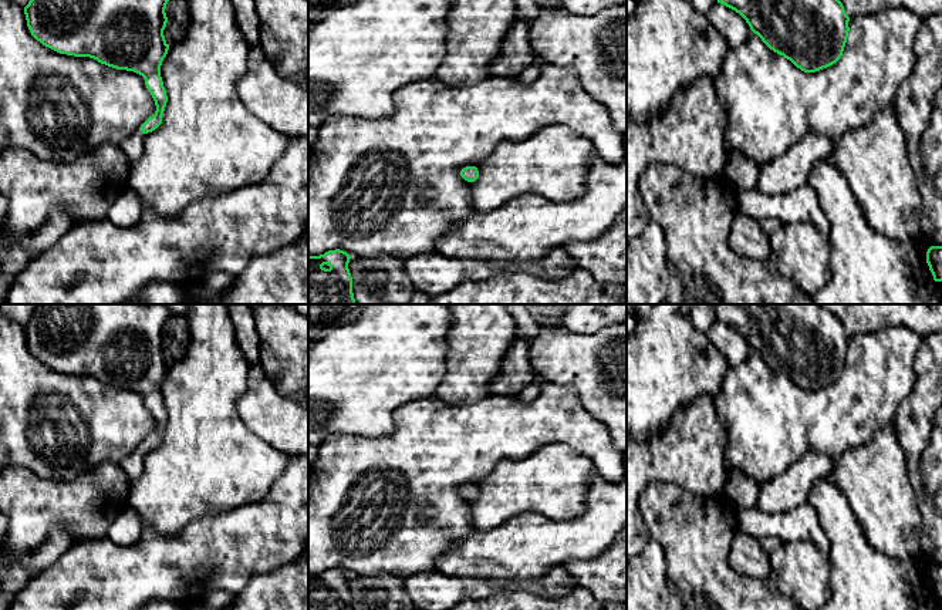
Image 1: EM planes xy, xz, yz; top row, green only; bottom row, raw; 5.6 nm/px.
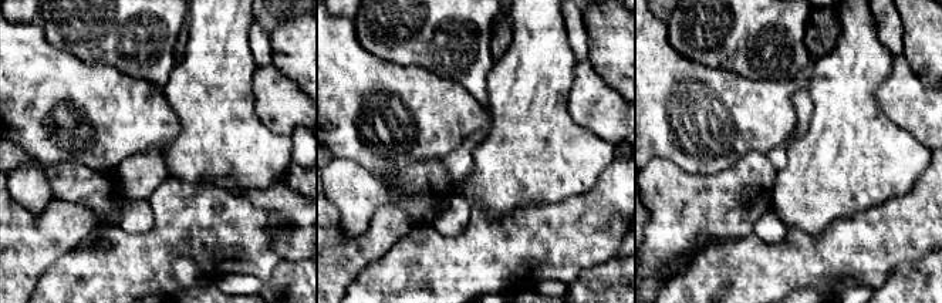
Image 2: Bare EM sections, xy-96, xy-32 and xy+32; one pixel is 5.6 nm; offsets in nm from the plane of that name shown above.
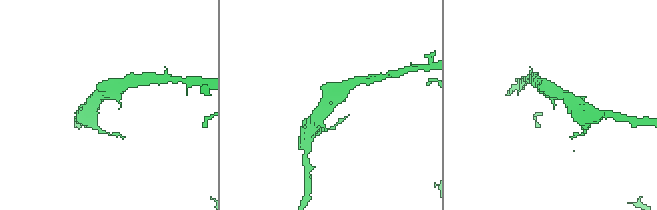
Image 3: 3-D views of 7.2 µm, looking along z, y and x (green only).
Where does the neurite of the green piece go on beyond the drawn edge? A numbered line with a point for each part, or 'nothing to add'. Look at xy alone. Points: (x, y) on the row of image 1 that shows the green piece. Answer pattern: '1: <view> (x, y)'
1: xy (132, 147)

